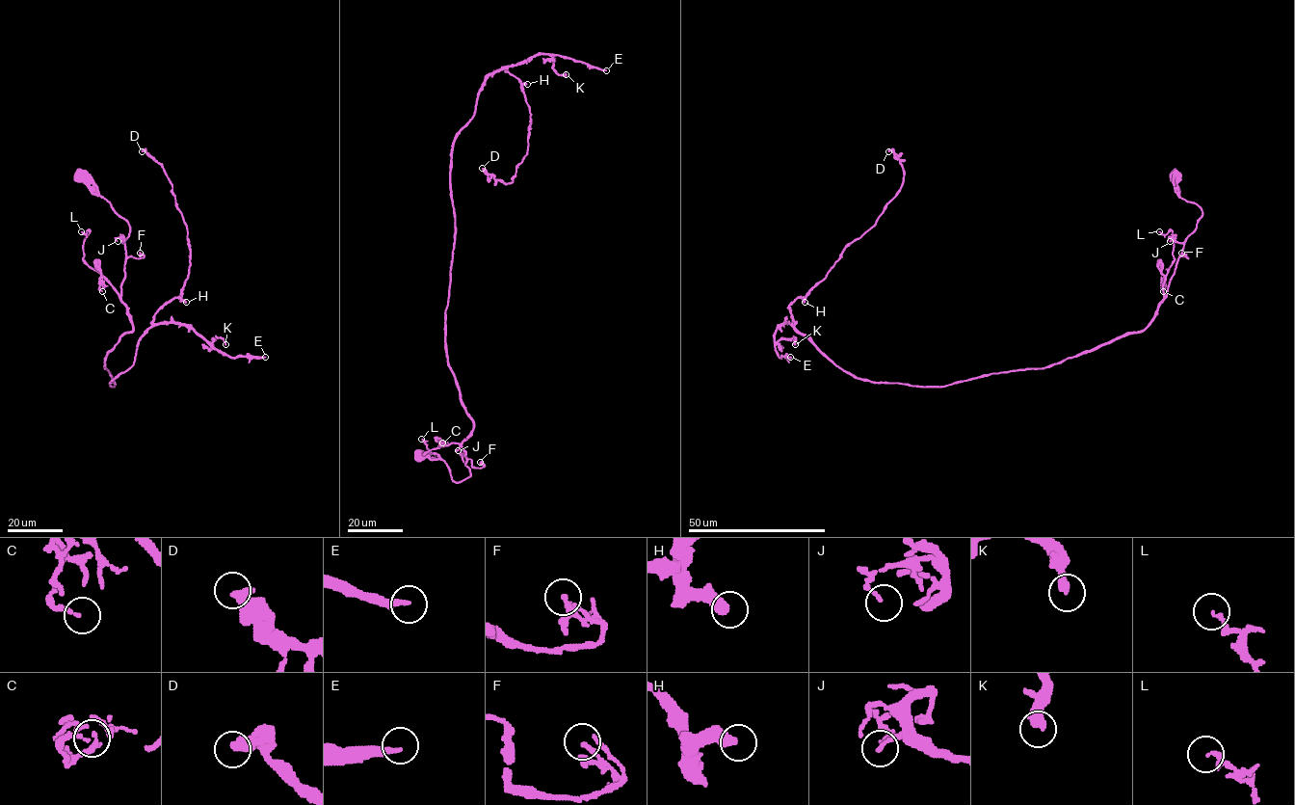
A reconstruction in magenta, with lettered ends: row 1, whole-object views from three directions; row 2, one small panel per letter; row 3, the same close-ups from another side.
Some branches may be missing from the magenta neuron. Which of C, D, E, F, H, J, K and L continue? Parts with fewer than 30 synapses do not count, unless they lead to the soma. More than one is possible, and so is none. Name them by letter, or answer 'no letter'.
E

